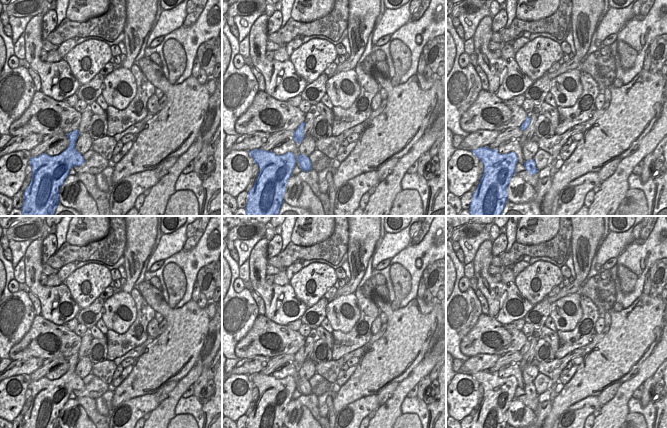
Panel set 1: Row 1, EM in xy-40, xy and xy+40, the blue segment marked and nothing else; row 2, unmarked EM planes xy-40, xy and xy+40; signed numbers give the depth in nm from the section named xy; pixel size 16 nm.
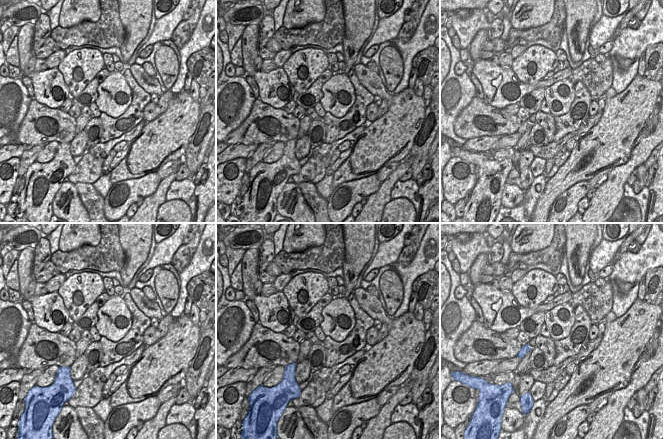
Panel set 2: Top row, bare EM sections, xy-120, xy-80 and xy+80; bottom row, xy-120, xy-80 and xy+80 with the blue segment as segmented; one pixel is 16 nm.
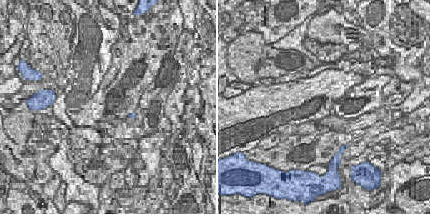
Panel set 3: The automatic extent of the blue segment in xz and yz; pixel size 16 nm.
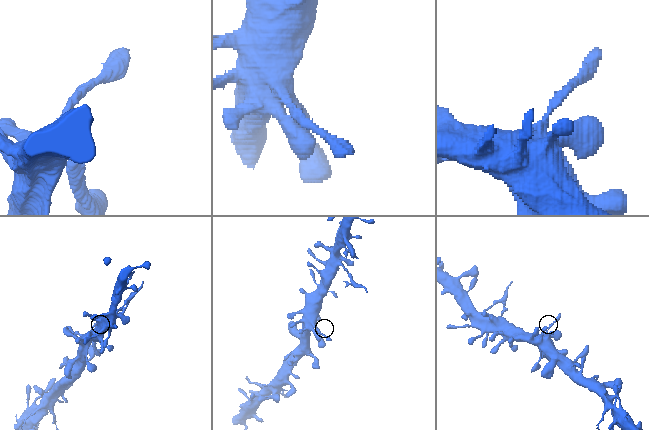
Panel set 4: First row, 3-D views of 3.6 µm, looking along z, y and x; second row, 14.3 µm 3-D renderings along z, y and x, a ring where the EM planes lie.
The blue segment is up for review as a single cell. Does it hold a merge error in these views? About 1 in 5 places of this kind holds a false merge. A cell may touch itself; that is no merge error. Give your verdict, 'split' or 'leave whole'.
leave whole

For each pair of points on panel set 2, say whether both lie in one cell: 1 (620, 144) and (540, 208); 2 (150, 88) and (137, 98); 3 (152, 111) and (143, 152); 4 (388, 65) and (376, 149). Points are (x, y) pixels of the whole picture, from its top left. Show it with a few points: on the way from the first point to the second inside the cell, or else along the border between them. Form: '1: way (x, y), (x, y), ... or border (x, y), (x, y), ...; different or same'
1: way (599, 156), (583, 171), (570, 174), (557, 187); same
2: border (131, 73), (134, 80), (150, 94); different
3: border (160, 115), (146, 122); different
4: border (385, 87), (388, 91), (392, 92); different

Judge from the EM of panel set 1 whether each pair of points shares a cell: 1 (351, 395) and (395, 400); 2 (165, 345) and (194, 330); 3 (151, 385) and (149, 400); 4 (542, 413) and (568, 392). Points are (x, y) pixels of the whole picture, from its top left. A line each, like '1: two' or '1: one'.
1: two
2: one
3: two
4: two

